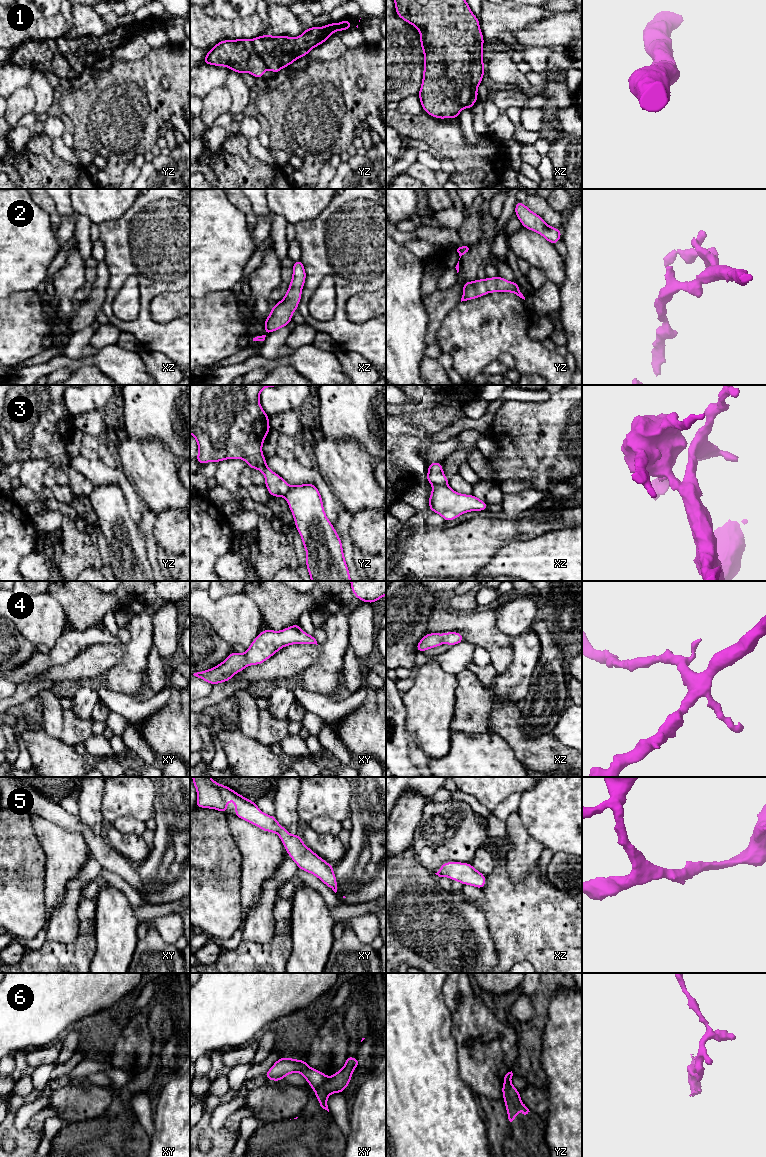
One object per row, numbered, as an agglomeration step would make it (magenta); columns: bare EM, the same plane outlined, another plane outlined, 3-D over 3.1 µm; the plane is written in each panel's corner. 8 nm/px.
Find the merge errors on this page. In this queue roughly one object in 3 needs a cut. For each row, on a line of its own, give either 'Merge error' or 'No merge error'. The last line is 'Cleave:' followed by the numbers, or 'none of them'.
1: No merge error
2: No merge error
3: Merge error
4: No merge error
5: No merge error
6: Merge error
Cleave: 3, 6

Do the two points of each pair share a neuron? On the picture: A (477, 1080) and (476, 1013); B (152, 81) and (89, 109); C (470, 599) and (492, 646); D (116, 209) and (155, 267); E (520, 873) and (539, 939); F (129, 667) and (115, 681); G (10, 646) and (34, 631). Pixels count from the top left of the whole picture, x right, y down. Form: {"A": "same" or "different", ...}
{"A": "same", "B": "same", "C": "different", "D": "different", "E": "different", "F": "same", "G": "different"}

